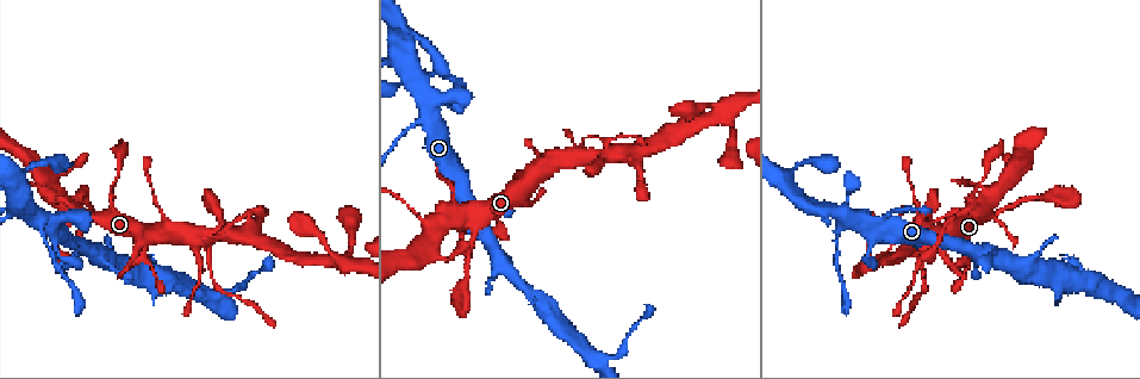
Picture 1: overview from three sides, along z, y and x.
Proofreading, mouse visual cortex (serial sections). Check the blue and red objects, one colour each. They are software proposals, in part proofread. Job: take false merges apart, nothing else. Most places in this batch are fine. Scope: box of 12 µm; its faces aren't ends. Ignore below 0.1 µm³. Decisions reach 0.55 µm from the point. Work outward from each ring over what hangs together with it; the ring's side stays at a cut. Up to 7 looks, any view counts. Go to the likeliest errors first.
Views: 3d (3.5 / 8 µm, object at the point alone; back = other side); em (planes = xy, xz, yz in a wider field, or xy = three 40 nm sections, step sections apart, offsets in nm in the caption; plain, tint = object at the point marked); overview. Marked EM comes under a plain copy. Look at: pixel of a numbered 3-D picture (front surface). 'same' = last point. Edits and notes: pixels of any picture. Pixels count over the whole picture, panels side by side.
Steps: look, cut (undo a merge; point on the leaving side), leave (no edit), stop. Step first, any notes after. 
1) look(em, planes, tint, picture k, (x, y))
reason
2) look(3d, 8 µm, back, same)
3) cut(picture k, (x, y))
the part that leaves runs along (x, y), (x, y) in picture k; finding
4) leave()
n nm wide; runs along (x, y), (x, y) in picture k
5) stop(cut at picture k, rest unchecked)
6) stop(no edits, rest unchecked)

look(3d, 8 µm, picture 1, (404, 81))
calibre changes

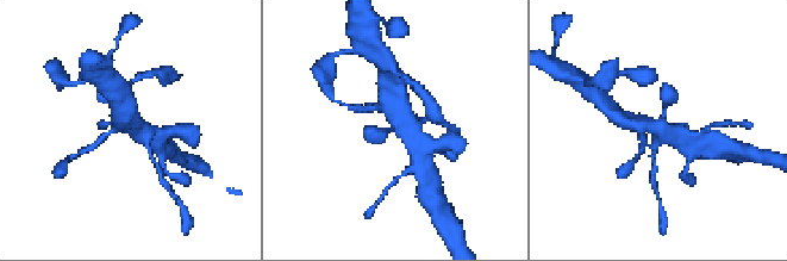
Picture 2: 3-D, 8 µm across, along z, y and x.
look(em, planes, tint, picture 2, (397, 124))

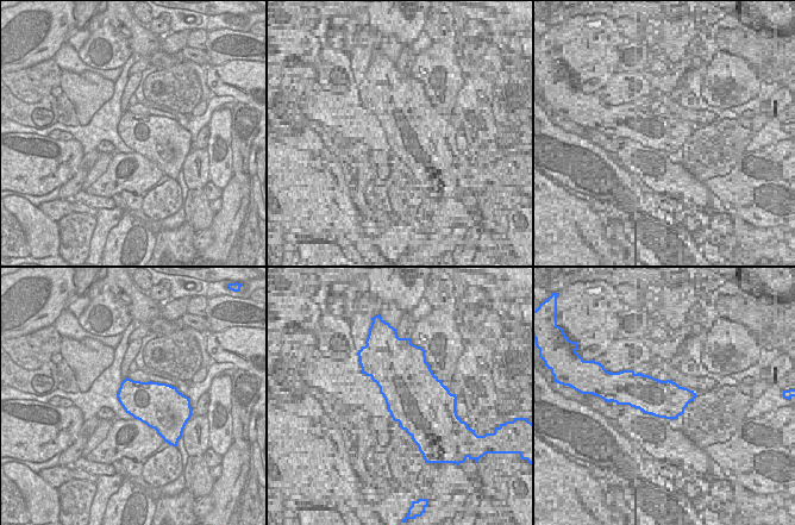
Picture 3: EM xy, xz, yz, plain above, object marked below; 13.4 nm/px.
leave()
runs along (422, 147), (399, 117), (392, 92) in picture 2; continuous, no second cell

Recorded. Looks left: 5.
look(3d, 8 µm, picture 1, (581, 153))
three-way junction

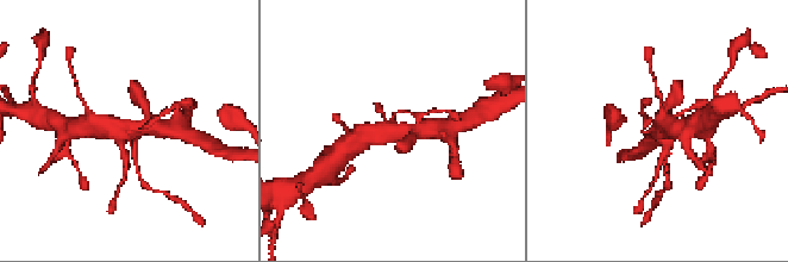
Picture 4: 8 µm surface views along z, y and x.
look(3d, 3.5 µm, picture 4, (128, 130))
closer look

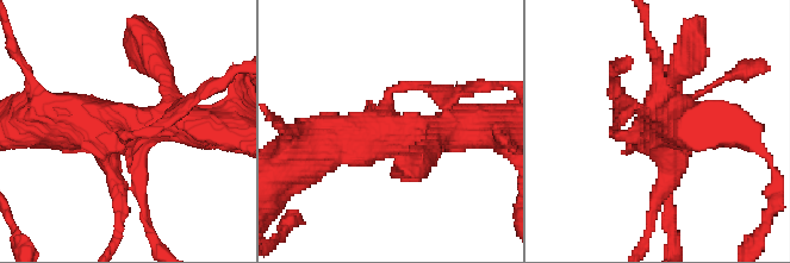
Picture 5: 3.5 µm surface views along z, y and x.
look(em, xy, step 5, tint, picture 5, (121, 124))

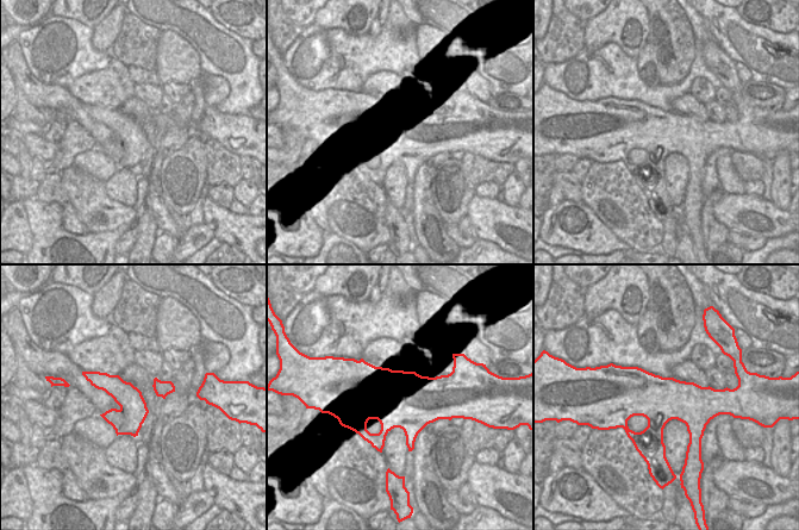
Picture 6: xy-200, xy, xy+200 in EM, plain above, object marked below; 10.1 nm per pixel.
leave()
600 nm wide; runs along (296, 158), (372, 131), (449, 131) in picture 5; all the same cell

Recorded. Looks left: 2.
look(3d, 3.5 µm, picture 1, (338, 261))
thin neck

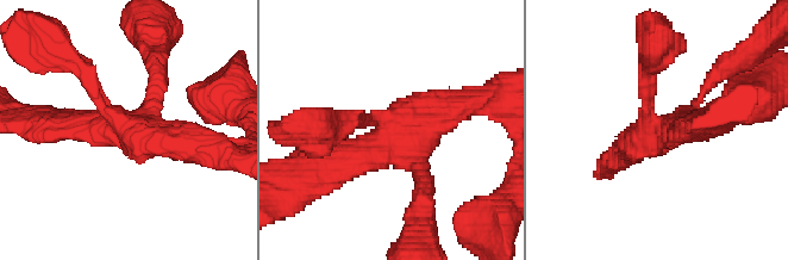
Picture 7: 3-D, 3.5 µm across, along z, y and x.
look(em, xy, step 1, tint, picture 7, (384, 141))
4 arms; arms of 150, 200, 350, 400 nm; shape alone is not enough

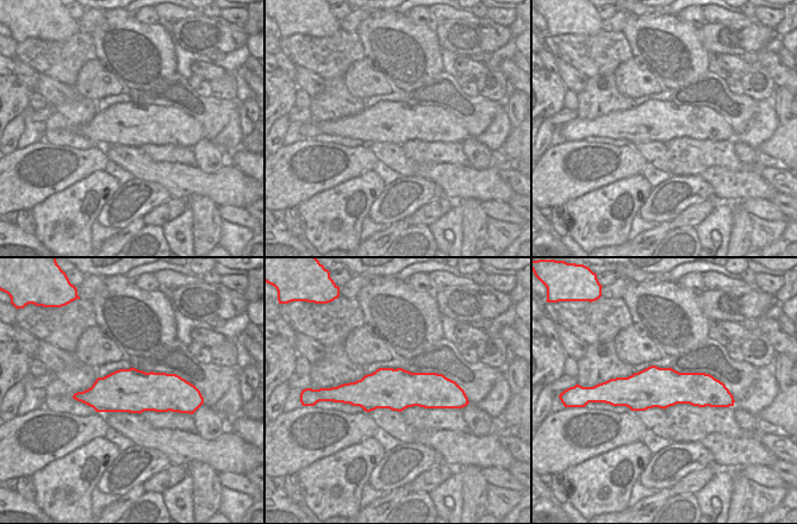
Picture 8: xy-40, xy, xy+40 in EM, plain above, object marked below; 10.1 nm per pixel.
leave()
420 nm wide; runs along (49, 124), (137, 128), (160, 87) in picture 7; all the same cell

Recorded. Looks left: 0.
stop(no edits, rest unchecked)

